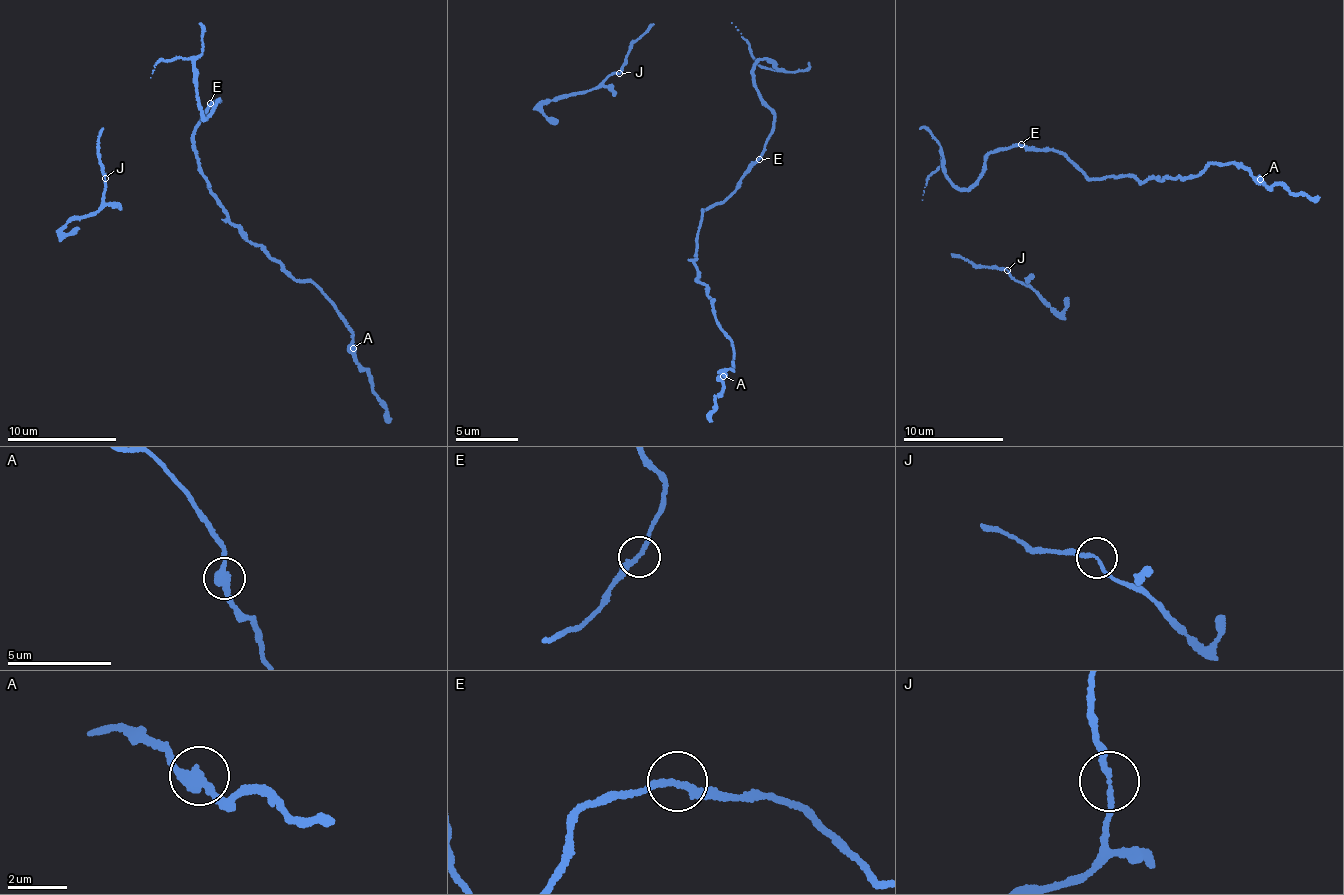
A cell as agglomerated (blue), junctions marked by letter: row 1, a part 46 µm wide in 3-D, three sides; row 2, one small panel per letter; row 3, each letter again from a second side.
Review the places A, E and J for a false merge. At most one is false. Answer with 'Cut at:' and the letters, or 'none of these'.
Cut at: none of these

